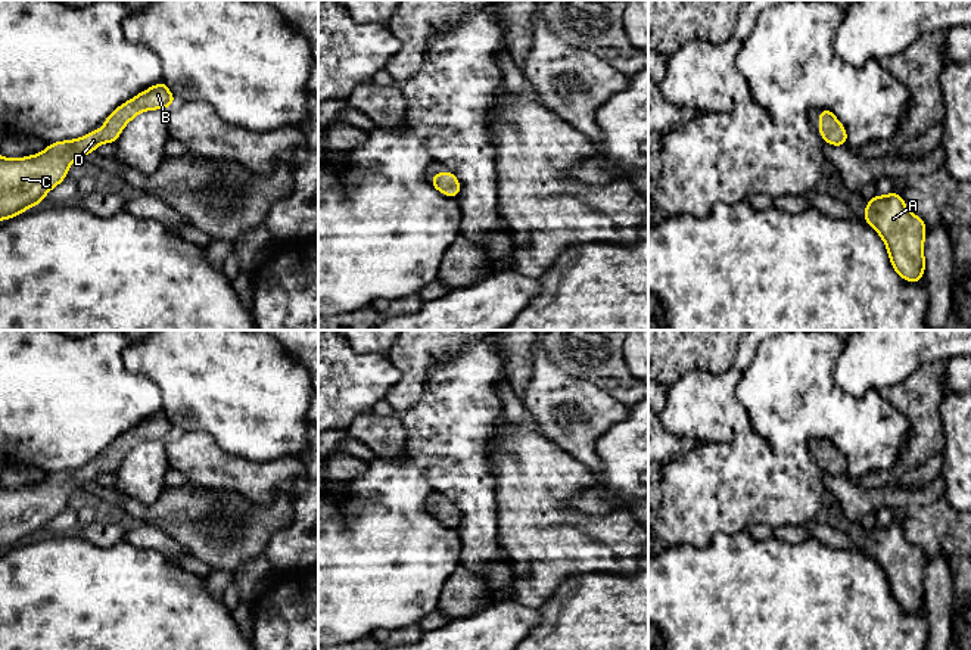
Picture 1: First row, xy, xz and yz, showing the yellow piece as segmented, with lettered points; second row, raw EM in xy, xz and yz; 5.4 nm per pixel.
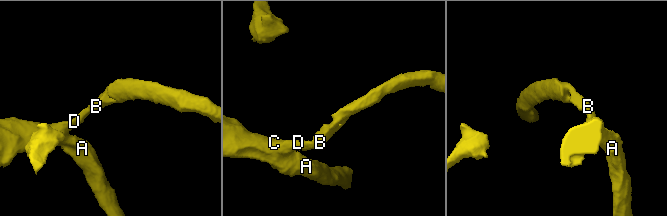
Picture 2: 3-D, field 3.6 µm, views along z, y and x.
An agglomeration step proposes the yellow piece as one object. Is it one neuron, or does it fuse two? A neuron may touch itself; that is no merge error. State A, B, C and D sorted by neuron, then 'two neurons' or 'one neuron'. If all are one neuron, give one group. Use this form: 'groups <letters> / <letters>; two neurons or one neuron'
groups A B C D; one neuron

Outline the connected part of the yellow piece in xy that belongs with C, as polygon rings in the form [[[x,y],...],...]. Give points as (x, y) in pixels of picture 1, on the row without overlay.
[[[164,410],[118,436],[100,461],[91,460],[77,470],[50,473],[38,485],[19,489],[0,486],[0,551],[41,535],[47,522],[66,509],[69,495],[96,482],[100,473],[115,473],[122,458],[140,442],[166,439],[175,433]]]

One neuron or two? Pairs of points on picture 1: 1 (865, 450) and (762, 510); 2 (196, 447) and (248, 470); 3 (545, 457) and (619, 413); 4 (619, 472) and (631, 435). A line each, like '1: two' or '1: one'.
1: two
2: one
3: two
4: one

